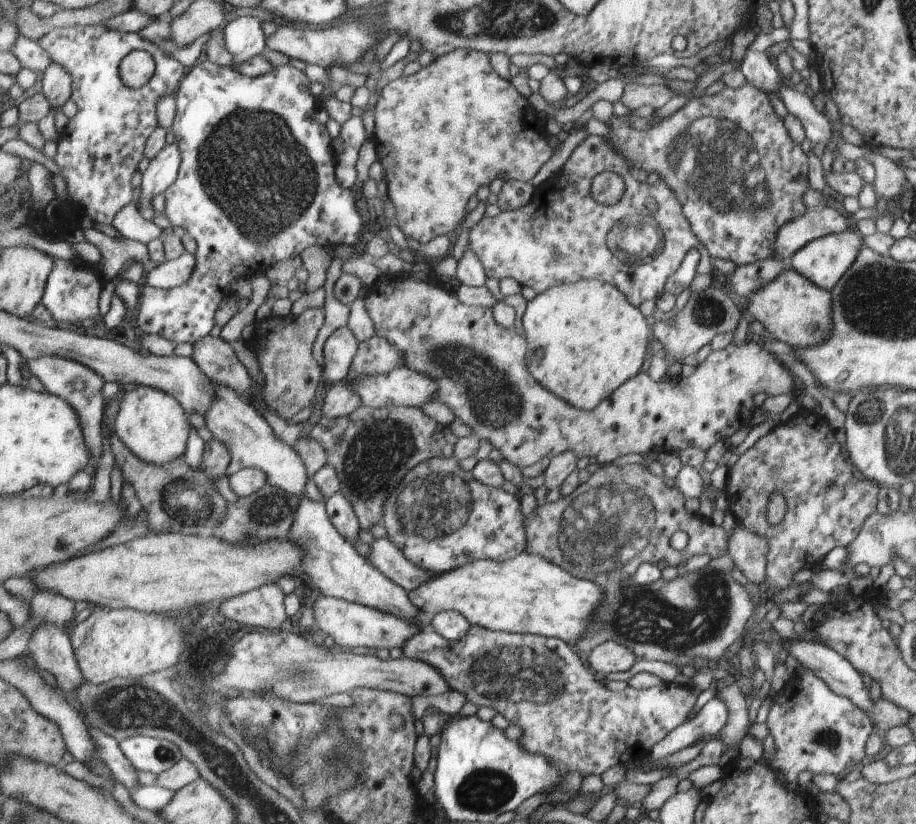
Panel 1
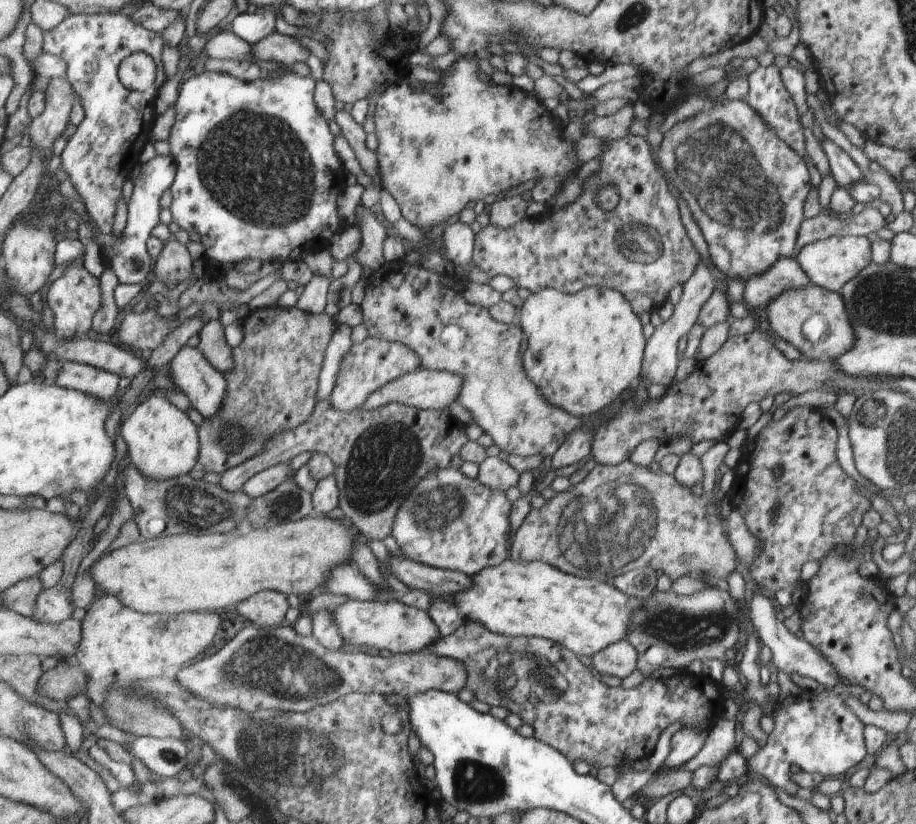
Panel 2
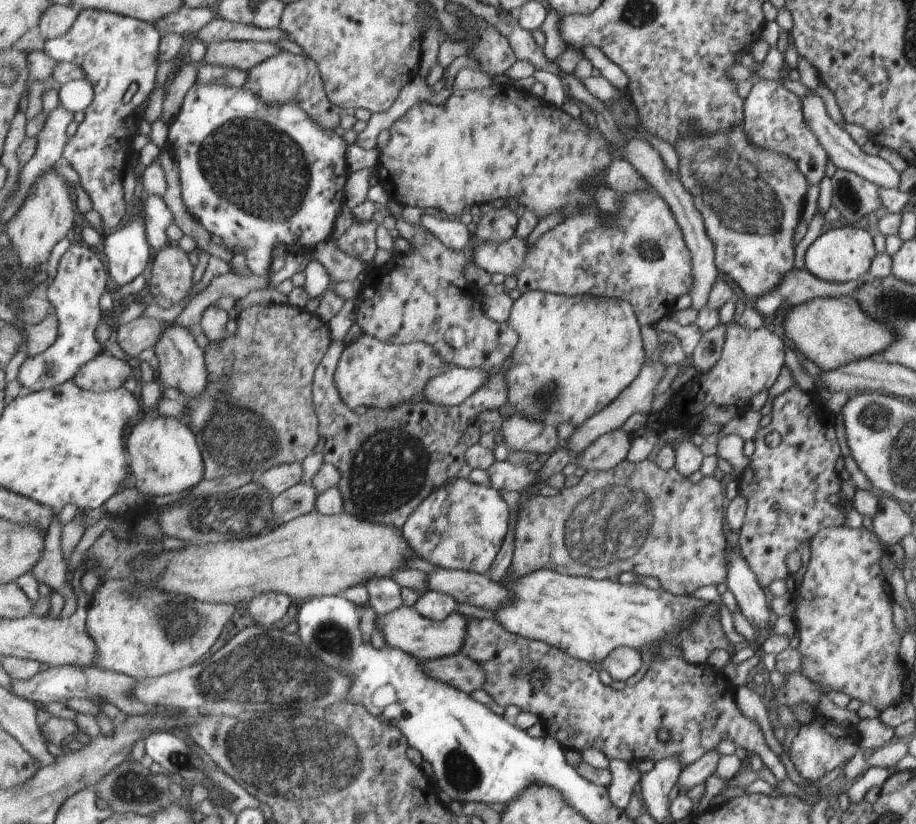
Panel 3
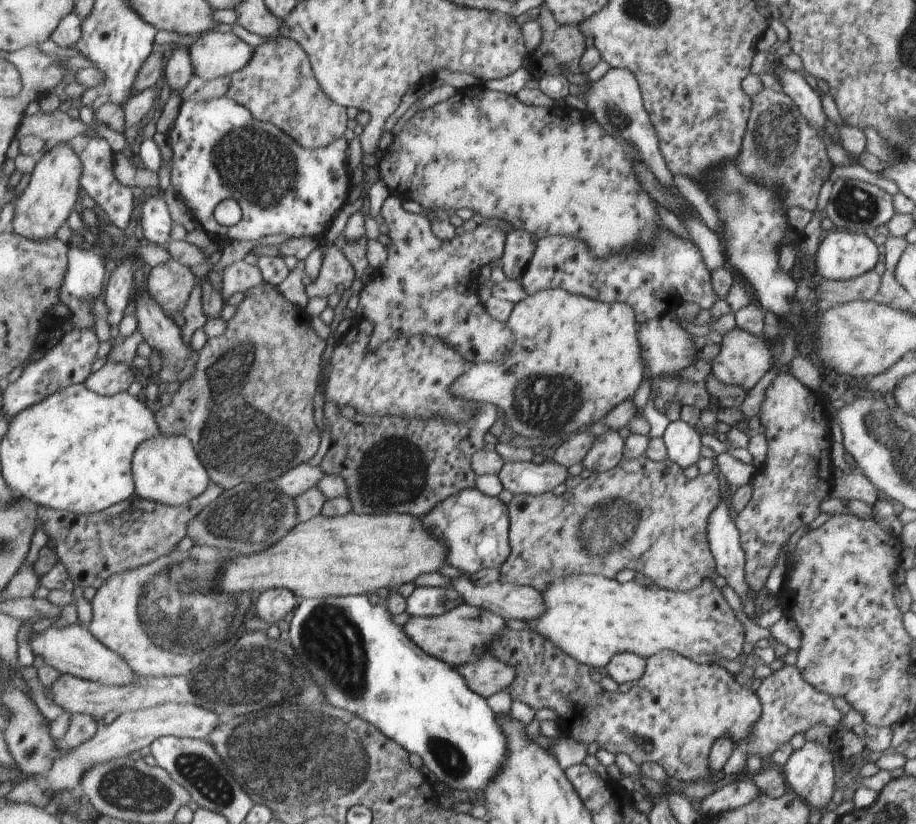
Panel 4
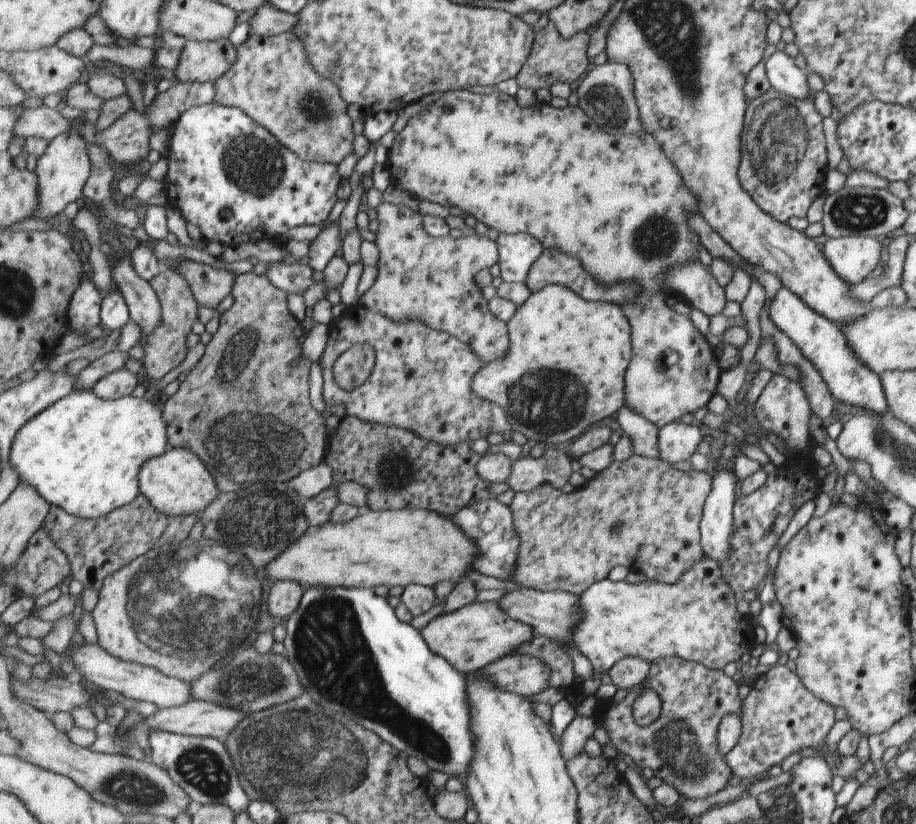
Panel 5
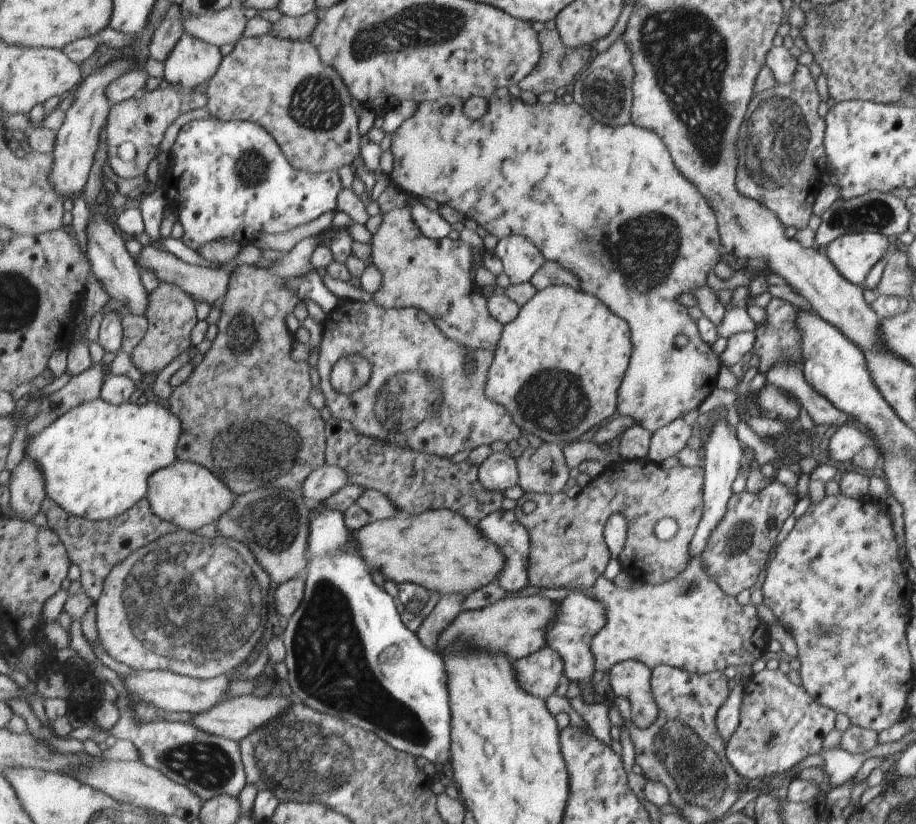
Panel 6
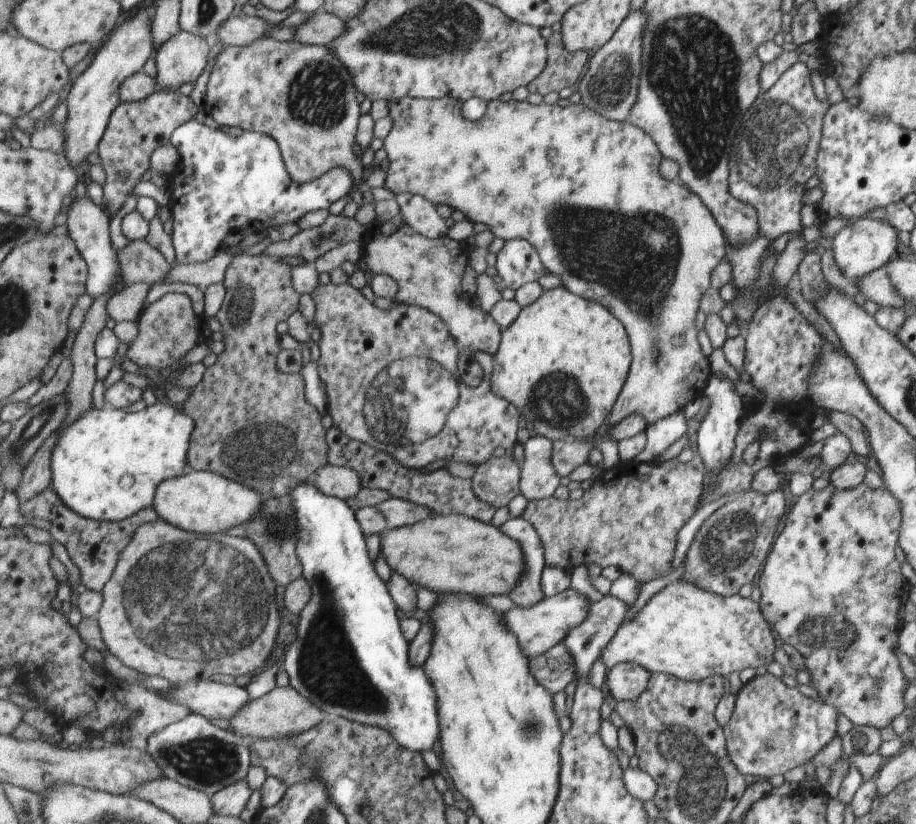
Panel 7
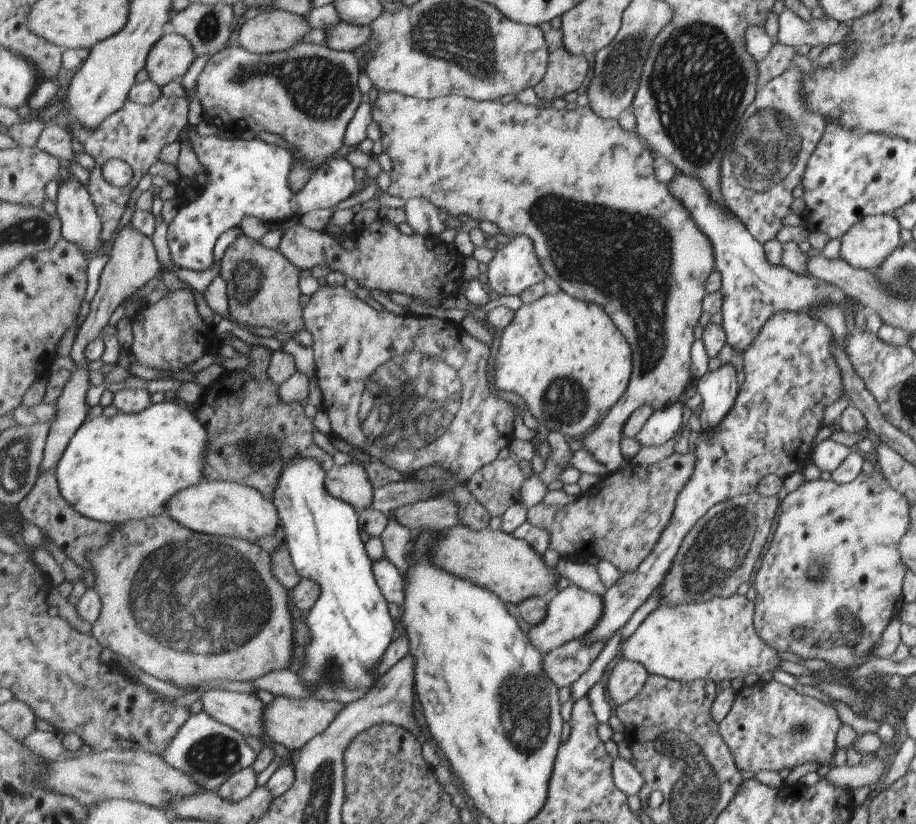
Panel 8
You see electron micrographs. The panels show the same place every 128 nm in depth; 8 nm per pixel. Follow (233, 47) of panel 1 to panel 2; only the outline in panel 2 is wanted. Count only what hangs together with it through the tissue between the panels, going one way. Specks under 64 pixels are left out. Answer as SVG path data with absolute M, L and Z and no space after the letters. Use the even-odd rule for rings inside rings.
M272 10L252 14L238 14L232 22L232 31L251 46L275 33L277 13Z

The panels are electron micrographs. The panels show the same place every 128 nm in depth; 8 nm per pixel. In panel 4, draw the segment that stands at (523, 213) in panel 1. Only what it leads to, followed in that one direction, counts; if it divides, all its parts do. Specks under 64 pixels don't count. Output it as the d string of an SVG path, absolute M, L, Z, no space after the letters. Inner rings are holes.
M659 228L658 236L652 243L652 250L637 251L631 253L615 253L607 255L603 259L594 259L588 248L575 238L567 236L545 236L538 238L532 258L527 262L526 268L517 279L525 295L534 294L541 290L551 288L563 289L572 295L581 295L604 303L624 302L636 312L636 319L643 322L645 319L657 319L669 313L674 314L675 309L682 302L695 302L700 309L709 309L719 299L711 283L711 272L704 264L700 255L700 249L691 241L676 238L665 228Z

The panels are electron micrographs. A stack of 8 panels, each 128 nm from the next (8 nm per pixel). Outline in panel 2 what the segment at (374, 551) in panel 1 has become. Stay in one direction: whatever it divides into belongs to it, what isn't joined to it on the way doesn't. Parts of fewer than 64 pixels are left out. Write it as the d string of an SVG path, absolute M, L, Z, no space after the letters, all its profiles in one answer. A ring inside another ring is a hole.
M389 555L389 568L394 576L410 589L432 591L436 594L462 593L469 588L472 578L465 573L430 567L412 560L392 558Z

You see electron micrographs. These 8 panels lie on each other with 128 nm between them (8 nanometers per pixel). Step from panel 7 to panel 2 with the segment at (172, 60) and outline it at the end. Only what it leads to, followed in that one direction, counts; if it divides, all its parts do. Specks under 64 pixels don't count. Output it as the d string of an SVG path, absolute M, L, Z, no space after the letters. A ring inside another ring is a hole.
M275 32L252 46L251 57L263 62L277 62L281 65L293 66L295 62L304 62L309 58L306 50L291 35Z

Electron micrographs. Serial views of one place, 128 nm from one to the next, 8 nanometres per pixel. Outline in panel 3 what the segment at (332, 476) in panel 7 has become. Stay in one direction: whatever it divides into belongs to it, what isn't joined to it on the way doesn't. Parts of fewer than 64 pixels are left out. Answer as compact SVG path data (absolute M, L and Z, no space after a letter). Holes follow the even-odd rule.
M285 463L265 471L259 478L259 484L276 498L286 490L297 486L301 480L303 480L301 463Z

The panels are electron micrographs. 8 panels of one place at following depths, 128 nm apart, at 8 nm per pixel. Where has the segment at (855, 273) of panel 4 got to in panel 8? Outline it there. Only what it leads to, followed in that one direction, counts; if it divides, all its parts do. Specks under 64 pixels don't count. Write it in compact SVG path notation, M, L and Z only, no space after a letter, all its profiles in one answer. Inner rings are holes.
M871 215L853 224L840 239L839 259L873 271L899 244L899 223L891 215Z

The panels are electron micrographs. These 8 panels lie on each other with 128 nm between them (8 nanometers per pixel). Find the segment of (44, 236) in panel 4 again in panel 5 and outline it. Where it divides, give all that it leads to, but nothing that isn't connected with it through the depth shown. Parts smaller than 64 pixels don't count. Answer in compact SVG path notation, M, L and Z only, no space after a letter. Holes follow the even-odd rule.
M77 130L61 133L47 147L45 154L38 158L36 170L40 180L40 210L35 217L51 222L69 202L77 203L84 197L84 188L92 175L90 142Z

